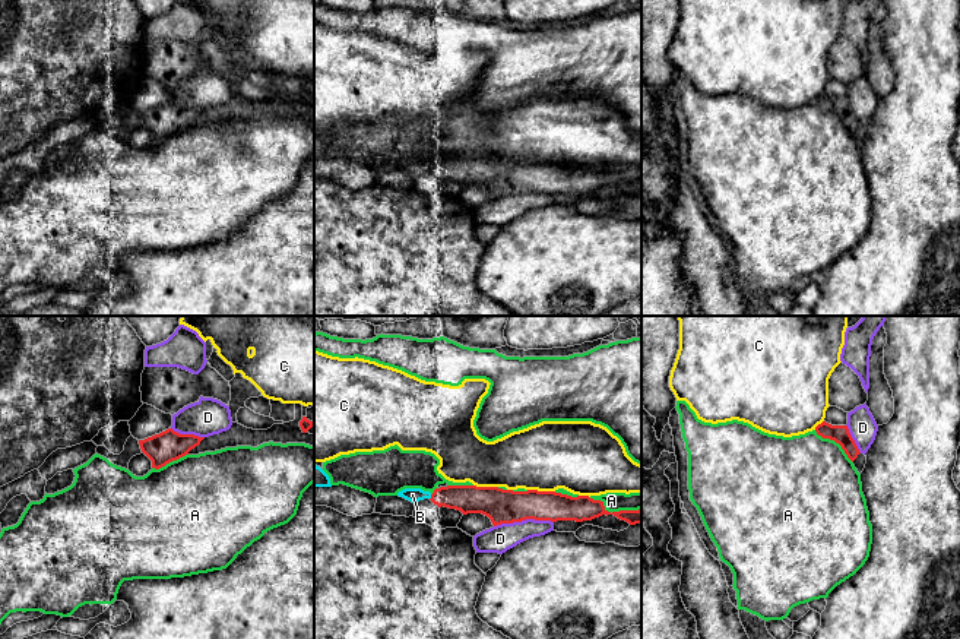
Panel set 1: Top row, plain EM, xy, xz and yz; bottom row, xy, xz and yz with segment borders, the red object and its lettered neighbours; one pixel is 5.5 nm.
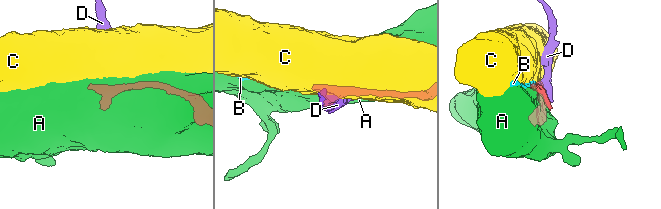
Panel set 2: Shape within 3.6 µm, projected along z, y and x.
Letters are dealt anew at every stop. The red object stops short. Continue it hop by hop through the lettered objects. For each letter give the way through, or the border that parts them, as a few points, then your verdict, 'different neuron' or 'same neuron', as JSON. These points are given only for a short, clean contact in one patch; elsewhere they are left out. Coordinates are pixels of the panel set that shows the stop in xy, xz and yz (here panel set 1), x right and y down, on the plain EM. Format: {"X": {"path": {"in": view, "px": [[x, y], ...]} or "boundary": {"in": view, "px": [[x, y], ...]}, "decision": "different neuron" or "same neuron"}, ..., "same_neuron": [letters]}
{"A": {"decision": "different neuron"}, "B": {"decision": "same neuron"}, "C": {"decision": "different neuron"}, "D": {"decision": "different neuron"}, "same_neuron": ["B"]}

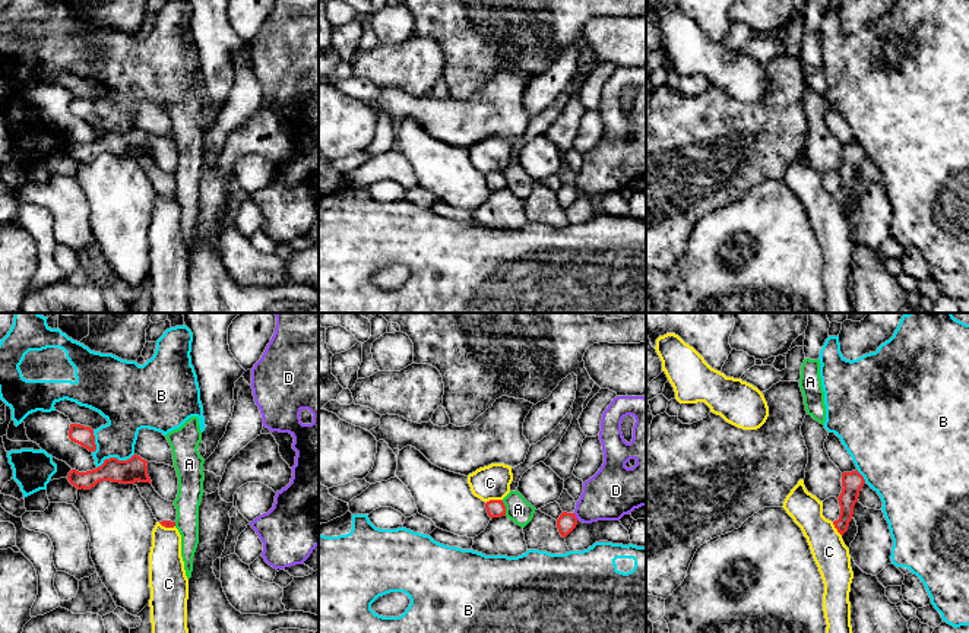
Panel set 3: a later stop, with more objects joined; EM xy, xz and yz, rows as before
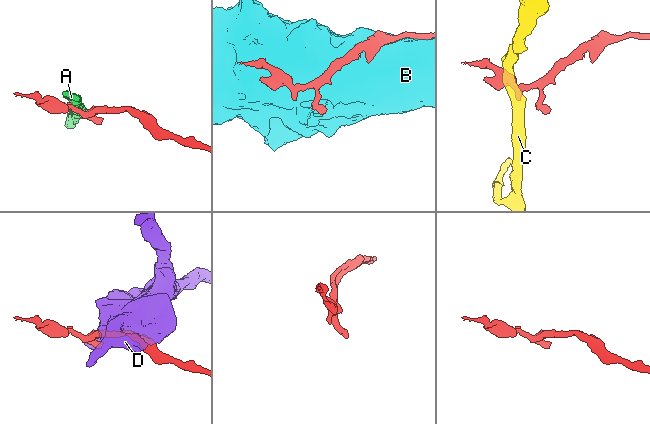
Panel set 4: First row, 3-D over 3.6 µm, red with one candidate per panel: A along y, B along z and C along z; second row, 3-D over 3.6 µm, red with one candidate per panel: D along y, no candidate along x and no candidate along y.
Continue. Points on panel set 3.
{"A": {"boundary": {"in": "xz", "px": [[502, 173], [506, 187]]}, "decision": "different neuron"}, "B": {"decision": "different neuron"}, "C": {"boundary": {"in": "xz", "px": [[502, 171], [490, 171], [485, 176]]}, "decision": "different neuron"}, "D": {"decision": "different neuron"}, "same_neuron": []}

